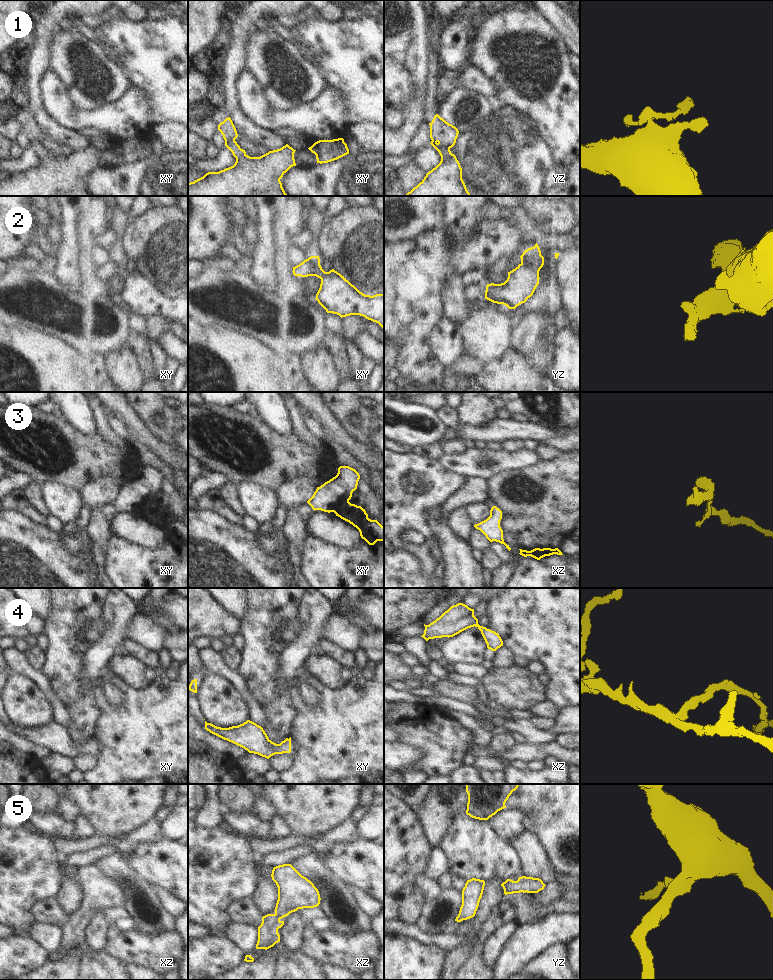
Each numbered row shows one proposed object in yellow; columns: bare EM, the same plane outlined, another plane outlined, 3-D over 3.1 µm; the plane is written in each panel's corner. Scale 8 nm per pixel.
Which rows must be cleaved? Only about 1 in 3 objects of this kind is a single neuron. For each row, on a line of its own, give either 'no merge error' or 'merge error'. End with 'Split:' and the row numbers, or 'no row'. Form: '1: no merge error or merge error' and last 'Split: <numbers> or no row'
1: merge error
2: merge error
3: merge error
4: no merge error
5: no merge error
Split: 1, 2, 3

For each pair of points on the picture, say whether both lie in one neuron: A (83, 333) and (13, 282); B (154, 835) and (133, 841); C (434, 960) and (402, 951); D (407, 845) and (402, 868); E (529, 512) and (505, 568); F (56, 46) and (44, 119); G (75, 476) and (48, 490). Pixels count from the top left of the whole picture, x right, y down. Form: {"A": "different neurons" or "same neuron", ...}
{"A": "same neuron", "B": "same neuron", "C": "same neuron", "D": "same neuron", "E": "different neurons", "F": "different neurons", "G": "different neurons"}

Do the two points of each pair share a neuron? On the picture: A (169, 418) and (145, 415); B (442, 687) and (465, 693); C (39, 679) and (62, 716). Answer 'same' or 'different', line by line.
A: same
B: same
C: same

